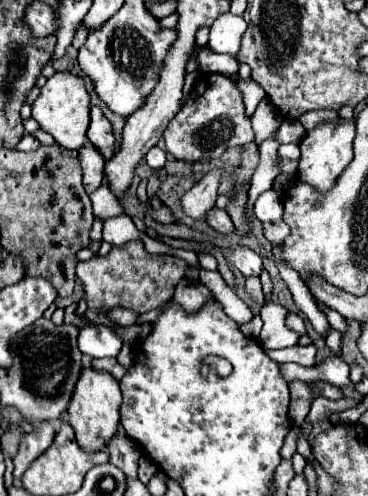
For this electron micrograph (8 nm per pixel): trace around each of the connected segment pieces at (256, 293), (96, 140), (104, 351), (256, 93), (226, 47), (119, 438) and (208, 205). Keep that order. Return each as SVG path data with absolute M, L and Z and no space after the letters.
M248 278L246 280L246 292L252 298L252 302L256 302L258 306L262 306L260 302L264 302L264 294L262 294L262 284L260 278Z
M98 106L90 108L90 128L88 128L88 140L102 152L102 156L108 160L110 154L114 154L114 136L112 126L104 118L102 110Z
M86 326L80 328L78 348L92 358L116 358L122 348L122 340L110 328Z
M236 76L236 84L238 84L238 88L240 88L240 90L242 90L242 94L244 94L246 116L252 116L252 112L256 110L256 106L260 104L260 100L262 100L266 94L264 94L264 90L262 90L254 80L242 82L242 80Z
M224 12L210 26L210 42L208 44L214 52L224 52L224 54L236 56L240 50L240 38L244 32L246 32L244 18Z
M116 434L108 442L108 454L110 462L118 466L128 478L136 478L136 448L130 438L124 438L122 434Z
M212 170L182 196L182 208L190 218L204 220L206 214L214 208L218 196L216 194L218 182L220 182L220 170Z

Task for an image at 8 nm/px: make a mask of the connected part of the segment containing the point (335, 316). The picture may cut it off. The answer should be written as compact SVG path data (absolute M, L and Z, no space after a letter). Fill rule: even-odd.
M326 308L326 318L328 318L328 322L330 322L330 326L334 328L334 330L338 330L338 332L346 332L348 330L348 324L346 324L346 320L336 312L336 310L332 310L332 308Z

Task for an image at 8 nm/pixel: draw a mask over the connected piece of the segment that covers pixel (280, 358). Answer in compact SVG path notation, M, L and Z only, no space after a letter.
M290 346L290 348L282 348L282 350L266 350L268 356L272 356L276 362L284 364L284 362L296 362L296 364L304 364L304 366L314 366L316 360L316 348L310 346Z

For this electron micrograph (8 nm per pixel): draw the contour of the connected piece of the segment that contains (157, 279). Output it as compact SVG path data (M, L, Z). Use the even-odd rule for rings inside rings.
M128 242L120 248L112 248L108 256L94 256L86 262L76 264L76 276L84 282L88 308L114 308L122 306L136 314L154 310L168 302L174 294L176 284L184 278L188 264L182 258L168 254L148 254L142 242Z

